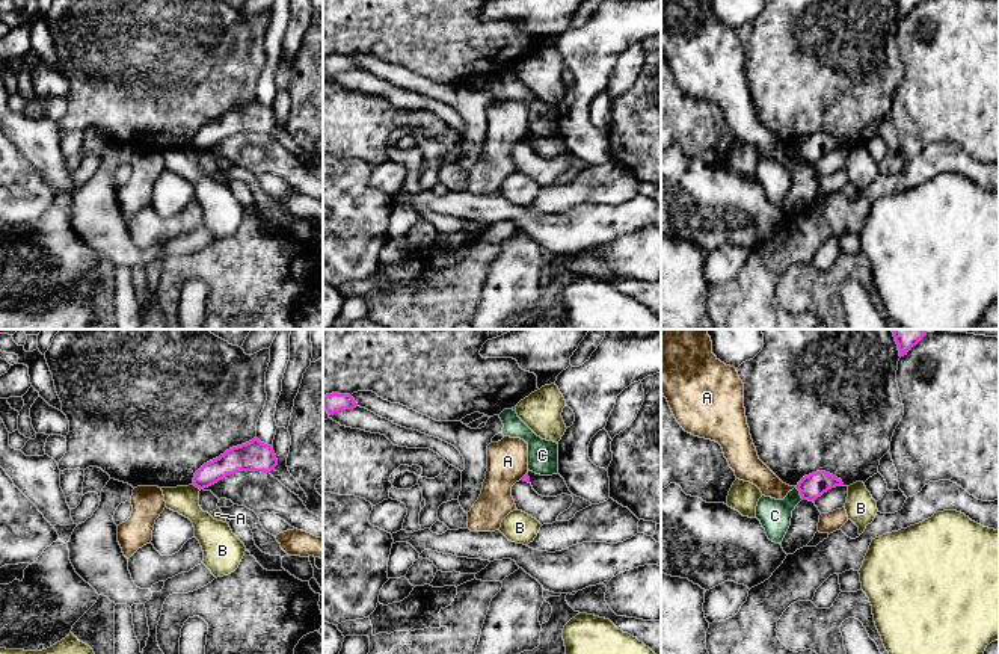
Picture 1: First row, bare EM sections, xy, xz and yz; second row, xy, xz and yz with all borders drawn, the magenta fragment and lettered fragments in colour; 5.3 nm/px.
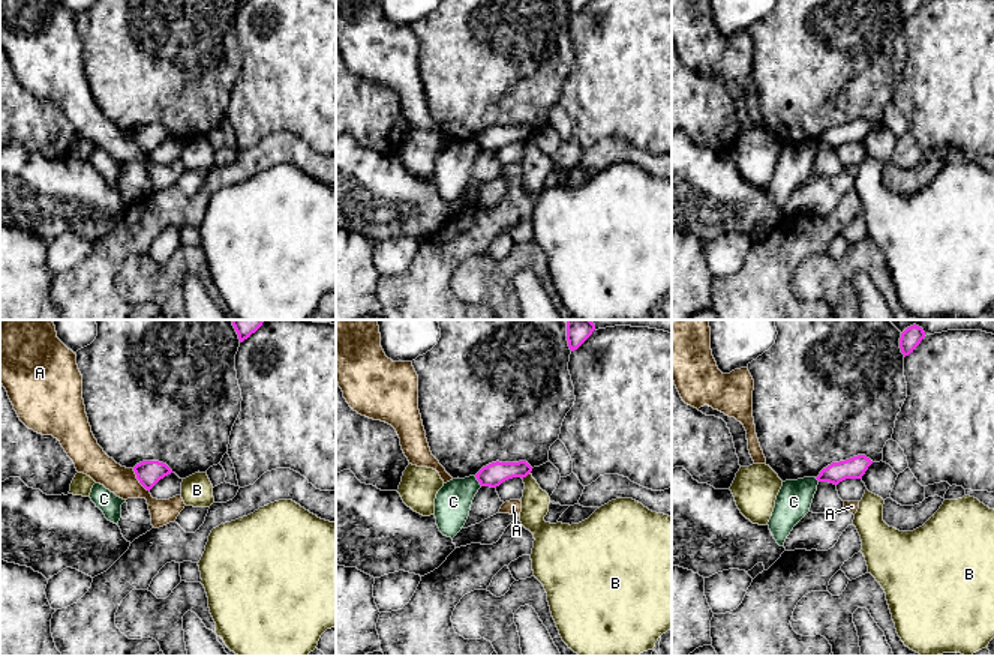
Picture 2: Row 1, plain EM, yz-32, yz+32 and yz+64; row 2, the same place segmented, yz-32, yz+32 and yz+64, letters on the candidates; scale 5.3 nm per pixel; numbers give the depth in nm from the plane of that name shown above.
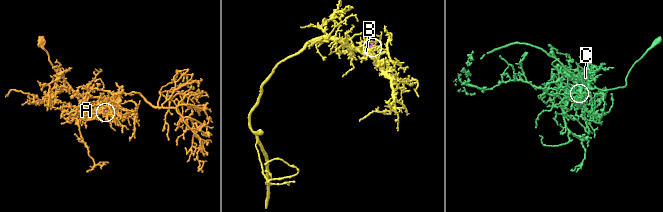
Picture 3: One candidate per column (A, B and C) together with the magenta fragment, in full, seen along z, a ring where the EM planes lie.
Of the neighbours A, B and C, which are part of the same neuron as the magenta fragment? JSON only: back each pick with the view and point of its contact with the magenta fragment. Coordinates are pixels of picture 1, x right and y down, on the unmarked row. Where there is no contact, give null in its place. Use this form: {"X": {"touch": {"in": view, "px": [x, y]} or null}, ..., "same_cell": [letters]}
{"same_cell": []}

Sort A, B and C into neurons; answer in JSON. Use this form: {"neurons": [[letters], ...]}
{"neurons": [["A"], ["B"], ["C"]]}

